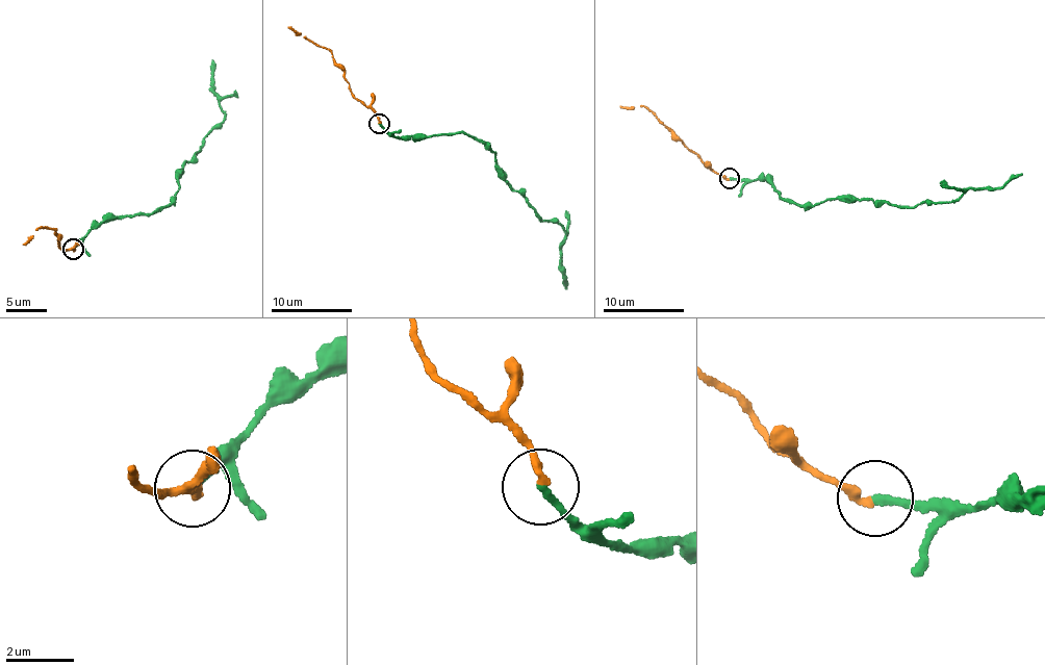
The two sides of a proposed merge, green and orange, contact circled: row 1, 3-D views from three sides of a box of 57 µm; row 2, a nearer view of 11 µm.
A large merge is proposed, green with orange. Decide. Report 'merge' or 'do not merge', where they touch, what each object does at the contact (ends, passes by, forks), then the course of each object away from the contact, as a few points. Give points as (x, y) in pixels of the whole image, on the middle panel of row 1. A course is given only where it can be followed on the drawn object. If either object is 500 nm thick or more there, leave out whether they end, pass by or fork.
do not merge; place (379, 123); green ends; orange ends; course green (378, 124), (412, 137), (465, 132), (486, 146), (499, 177), (539, 218), (562, 226), (566, 288); course orange (378, 122), (378, 116), (352, 94), (342, 69), (324, 47), (287, 26)

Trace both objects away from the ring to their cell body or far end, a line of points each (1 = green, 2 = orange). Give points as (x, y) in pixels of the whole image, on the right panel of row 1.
1: (730, 177), (765, 179), (783, 200), (807, 207), (851, 198), (912, 207), (1021, 174)
2: (728, 178), (696, 155), (644, 106), (619, 105)

